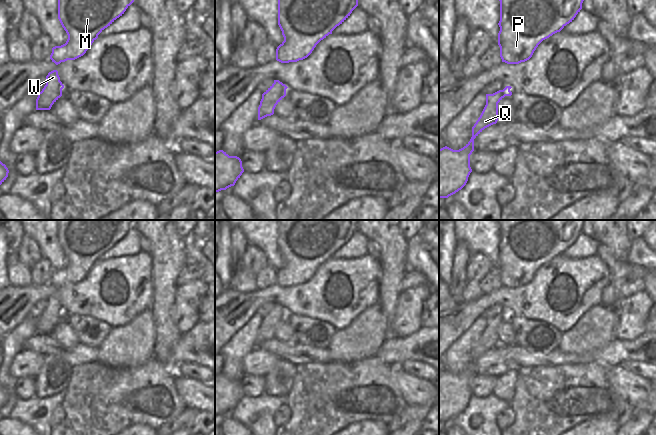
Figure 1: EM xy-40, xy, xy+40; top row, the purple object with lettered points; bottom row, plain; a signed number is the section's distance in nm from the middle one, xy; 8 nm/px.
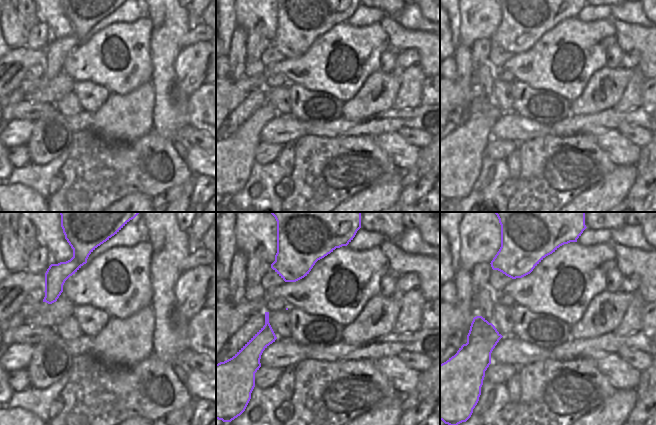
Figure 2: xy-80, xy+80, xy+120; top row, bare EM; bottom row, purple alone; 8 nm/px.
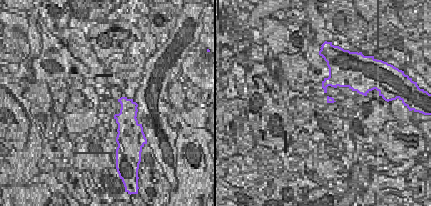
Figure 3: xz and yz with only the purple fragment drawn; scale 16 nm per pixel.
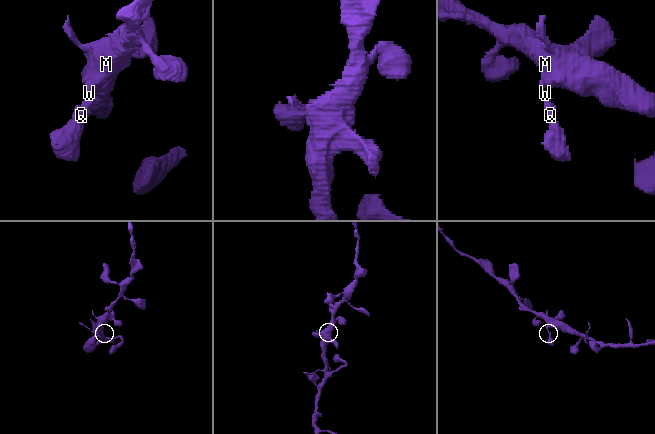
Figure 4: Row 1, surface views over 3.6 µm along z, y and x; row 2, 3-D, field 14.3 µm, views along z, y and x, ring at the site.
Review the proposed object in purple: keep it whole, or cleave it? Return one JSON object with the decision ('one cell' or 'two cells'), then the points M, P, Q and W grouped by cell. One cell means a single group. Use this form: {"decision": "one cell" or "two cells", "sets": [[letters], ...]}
{"decision": "one cell", "sets": [["M", "P", "Q", "W"]]}

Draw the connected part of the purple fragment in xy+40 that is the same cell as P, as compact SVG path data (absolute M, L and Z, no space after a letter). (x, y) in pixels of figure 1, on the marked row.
M499 0L502 62L529 60L538 45L572 22L584 0Z

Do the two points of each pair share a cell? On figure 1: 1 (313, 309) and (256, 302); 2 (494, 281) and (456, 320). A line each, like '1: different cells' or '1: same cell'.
1: same cell
2: different cells

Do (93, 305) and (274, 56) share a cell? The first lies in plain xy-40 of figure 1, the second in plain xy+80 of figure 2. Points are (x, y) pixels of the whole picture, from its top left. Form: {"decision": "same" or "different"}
{"decision": "different"}

